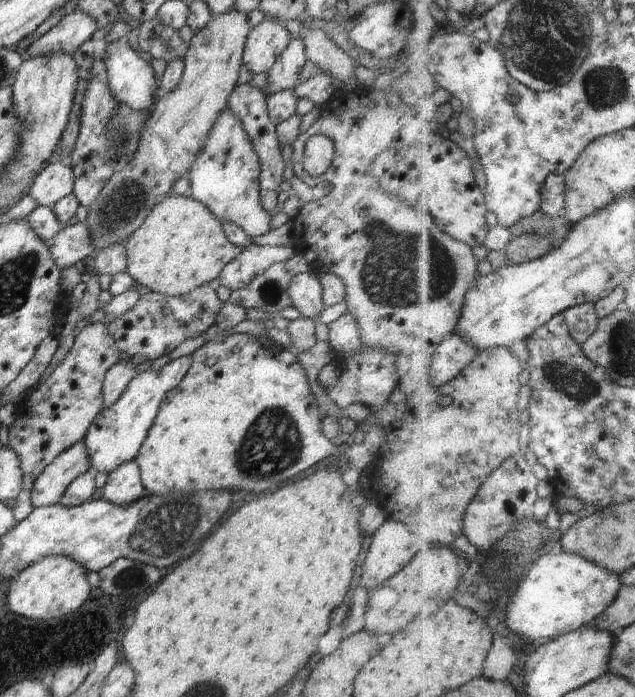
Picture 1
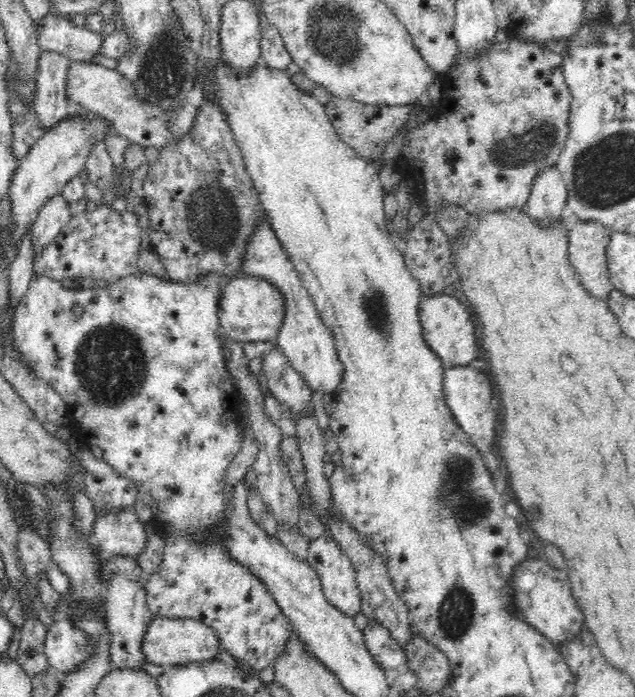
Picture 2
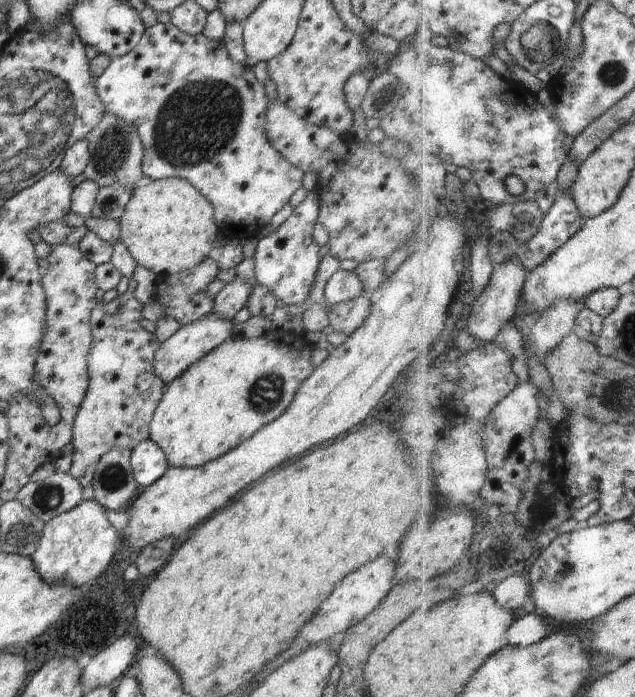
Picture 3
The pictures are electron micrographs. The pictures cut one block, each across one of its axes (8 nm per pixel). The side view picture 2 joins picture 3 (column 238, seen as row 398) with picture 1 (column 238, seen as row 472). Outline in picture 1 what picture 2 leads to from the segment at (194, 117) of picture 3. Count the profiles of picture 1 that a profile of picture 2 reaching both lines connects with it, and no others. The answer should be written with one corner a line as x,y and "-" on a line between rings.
226,108
210,129
204,146
200,154
197,154
186,177
192,183
190,196
193,199
207,206
208,210
211,210
219,220
224,219
237,224
249,237
254,238
254,236
267,234
270,231
271,214
264,210
259,195
260,173
260,159
257,152
252,148
240,119
229,108

